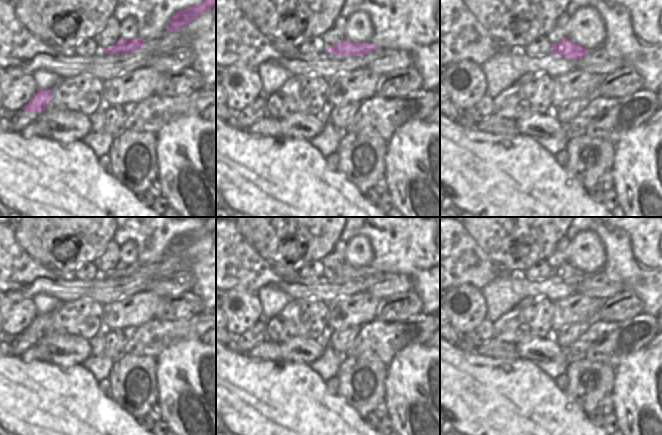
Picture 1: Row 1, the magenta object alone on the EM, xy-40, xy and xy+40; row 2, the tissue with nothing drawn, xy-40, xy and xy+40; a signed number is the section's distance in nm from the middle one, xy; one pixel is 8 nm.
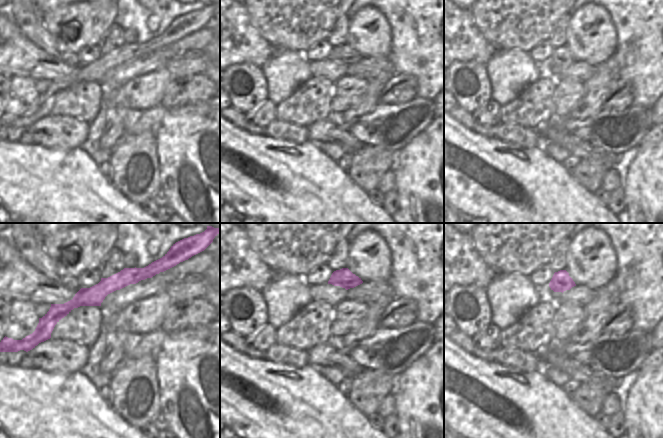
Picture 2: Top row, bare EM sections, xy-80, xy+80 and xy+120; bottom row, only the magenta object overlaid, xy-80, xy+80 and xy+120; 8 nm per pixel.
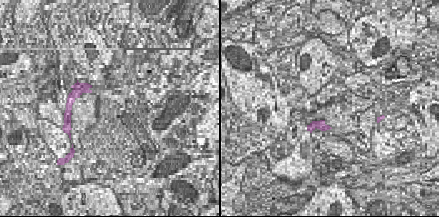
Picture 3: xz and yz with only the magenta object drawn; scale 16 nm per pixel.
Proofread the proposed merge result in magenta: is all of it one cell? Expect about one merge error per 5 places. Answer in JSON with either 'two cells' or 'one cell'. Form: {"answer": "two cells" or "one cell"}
{"answer": "two cells"}

